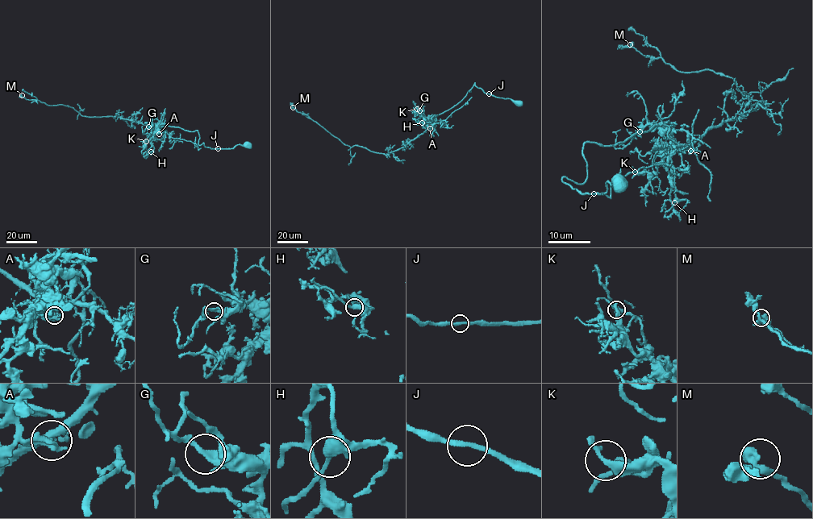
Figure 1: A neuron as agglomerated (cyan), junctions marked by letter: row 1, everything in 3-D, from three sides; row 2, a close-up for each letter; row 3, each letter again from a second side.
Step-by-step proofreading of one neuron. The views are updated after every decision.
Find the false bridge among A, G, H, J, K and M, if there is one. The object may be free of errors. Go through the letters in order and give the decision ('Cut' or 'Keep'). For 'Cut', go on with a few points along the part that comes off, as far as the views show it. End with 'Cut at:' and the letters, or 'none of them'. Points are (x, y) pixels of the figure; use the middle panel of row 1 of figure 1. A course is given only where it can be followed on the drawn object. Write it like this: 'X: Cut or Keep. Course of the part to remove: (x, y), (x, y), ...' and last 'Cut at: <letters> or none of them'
A: Cut. Course of the part to remove: (430, 128), (386, 155), (356, 145), (345, 145), (307, 115), (298, 112), (290, 102)
G: Keep
H: Keep
J: Keep
K: Keep
M: Keep
Cut at: A

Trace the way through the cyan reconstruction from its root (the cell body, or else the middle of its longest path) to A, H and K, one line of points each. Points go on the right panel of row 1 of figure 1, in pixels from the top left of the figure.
A: (620, 182), (581, 193), (561, 179), (585, 180), (586, 142), (614, 145), (656, 125), (690, 151)
H: (620, 182), (581, 193), (561, 179), (585, 180), (586, 142), (614, 145), (663, 124), (674, 202)
K: (620, 182), (581, 193), (561, 179), (585, 180), (586, 142), (663, 124), (666, 155), (635, 172)

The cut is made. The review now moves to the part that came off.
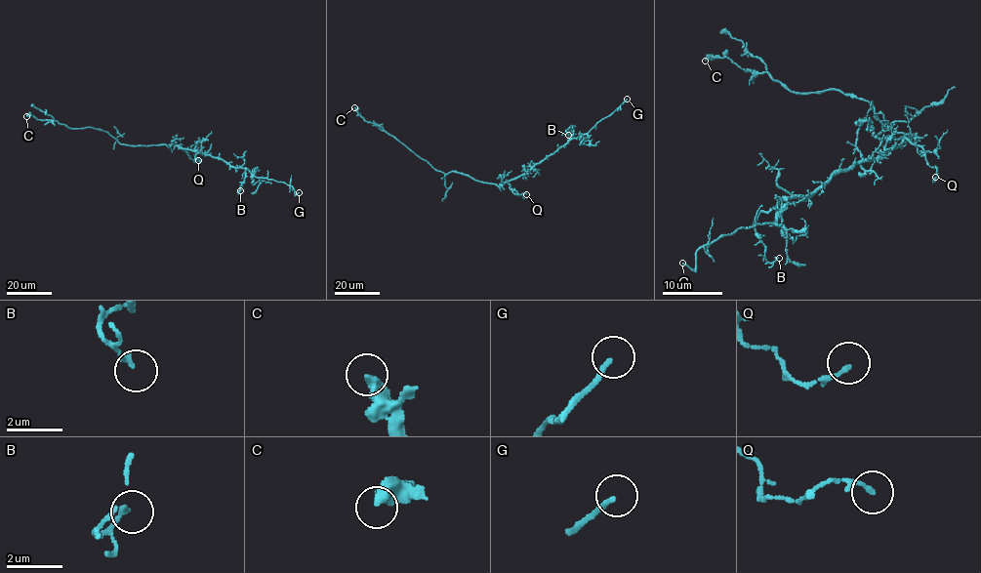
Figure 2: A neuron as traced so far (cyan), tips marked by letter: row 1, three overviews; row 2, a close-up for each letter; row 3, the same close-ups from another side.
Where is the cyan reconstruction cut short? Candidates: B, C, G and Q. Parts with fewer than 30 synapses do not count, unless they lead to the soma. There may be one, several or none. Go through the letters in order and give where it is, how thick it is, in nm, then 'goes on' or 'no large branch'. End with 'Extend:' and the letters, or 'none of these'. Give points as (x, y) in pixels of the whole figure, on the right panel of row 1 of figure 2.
B: (779, 258) | 180 nm | no large branch
C: (705, 61) | 320 nm | no large branch
G: (682, 263) | 160 nm | goes on
Q: (935, 177) | 150 nm | no large branch
Extend: G

